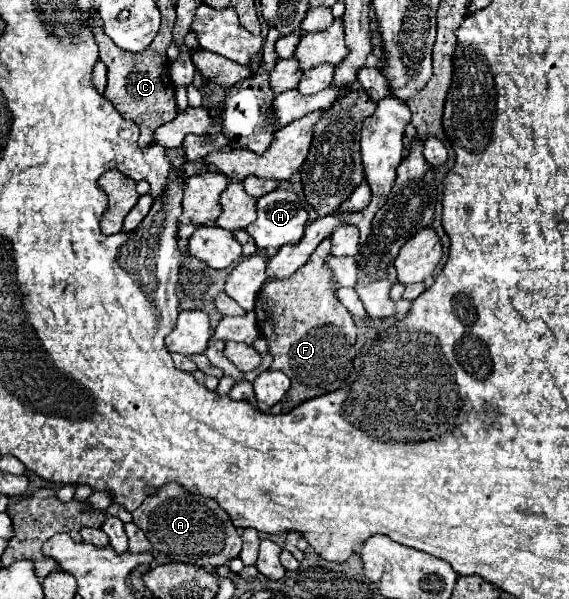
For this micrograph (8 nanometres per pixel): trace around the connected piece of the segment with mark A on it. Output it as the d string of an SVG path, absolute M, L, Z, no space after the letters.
M167 484L159 490L159 494L147 498L133 512L133 524L147 534L157 552L163 552L173 562L217 568L237 558L241 552L241 536L227 512L215 506L213 500L189 494L177 484Z

